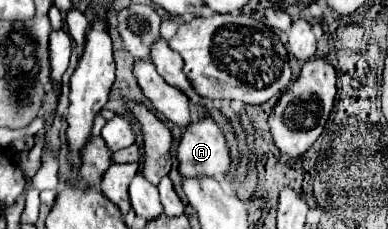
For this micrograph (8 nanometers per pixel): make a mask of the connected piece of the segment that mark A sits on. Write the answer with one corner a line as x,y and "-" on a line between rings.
209,118
203,120
193,120
187,130
185,136
177,148
177,158
179,158
179,172
183,178
191,178
191,176
227,176
231,170
231,154
225,142
225,134
223,130

